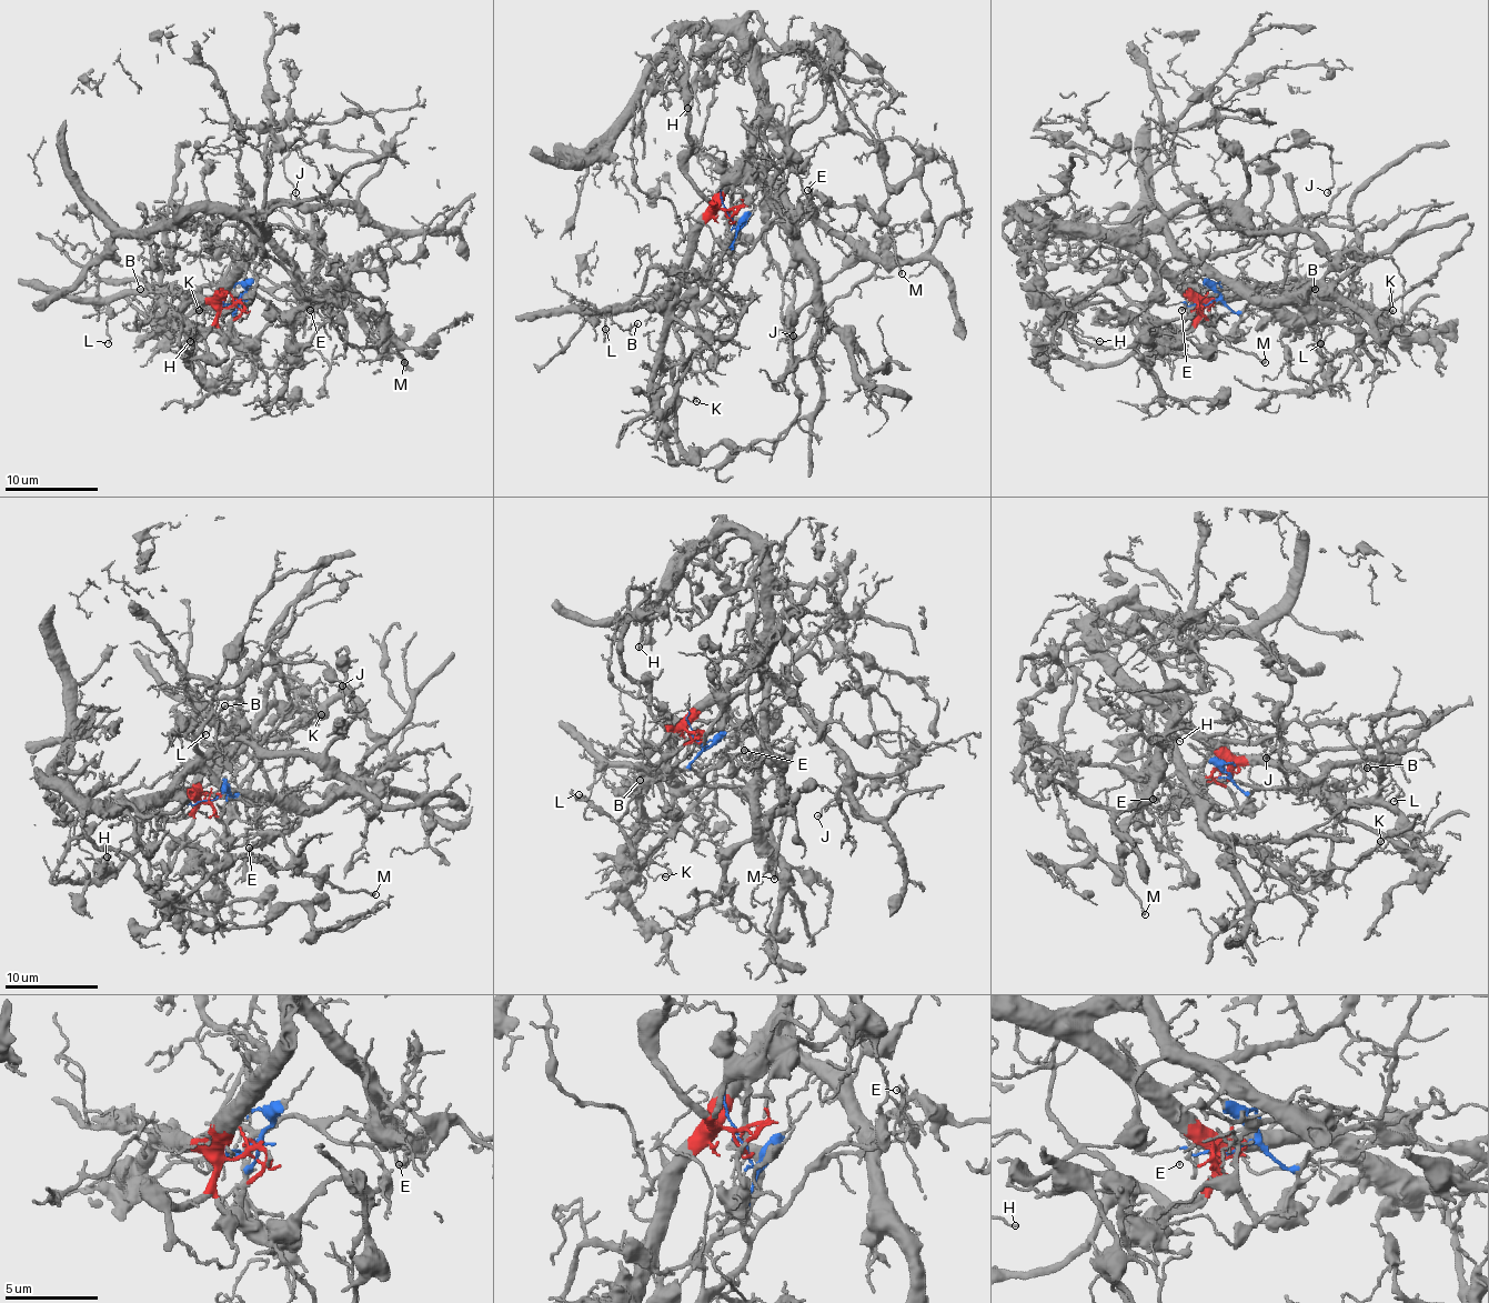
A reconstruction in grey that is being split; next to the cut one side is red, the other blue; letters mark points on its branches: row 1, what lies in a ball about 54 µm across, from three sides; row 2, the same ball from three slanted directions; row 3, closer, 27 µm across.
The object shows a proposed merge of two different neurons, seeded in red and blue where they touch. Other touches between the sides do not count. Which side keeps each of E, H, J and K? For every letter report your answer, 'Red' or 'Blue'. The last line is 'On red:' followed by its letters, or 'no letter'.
E: Blue
H: Red
J: Red
K: Blue
On red: H, J

